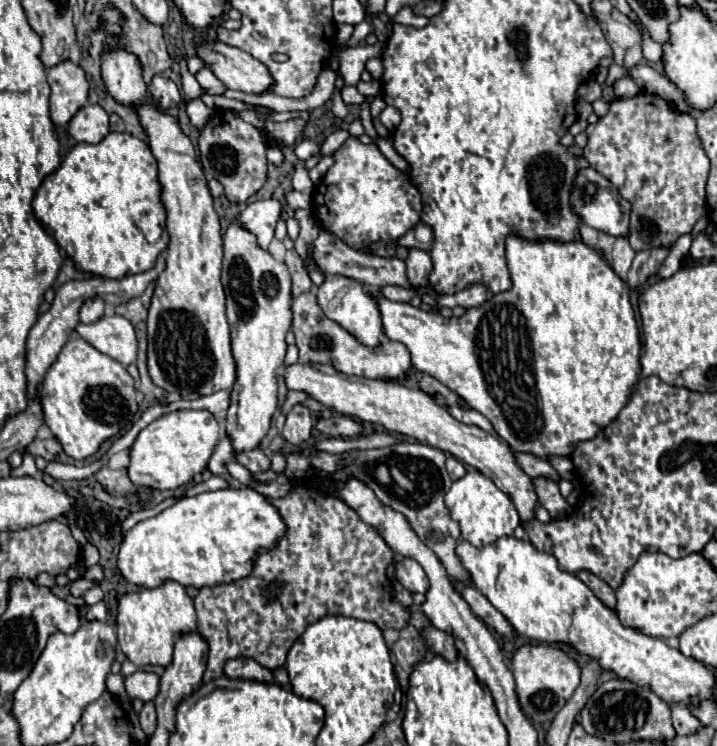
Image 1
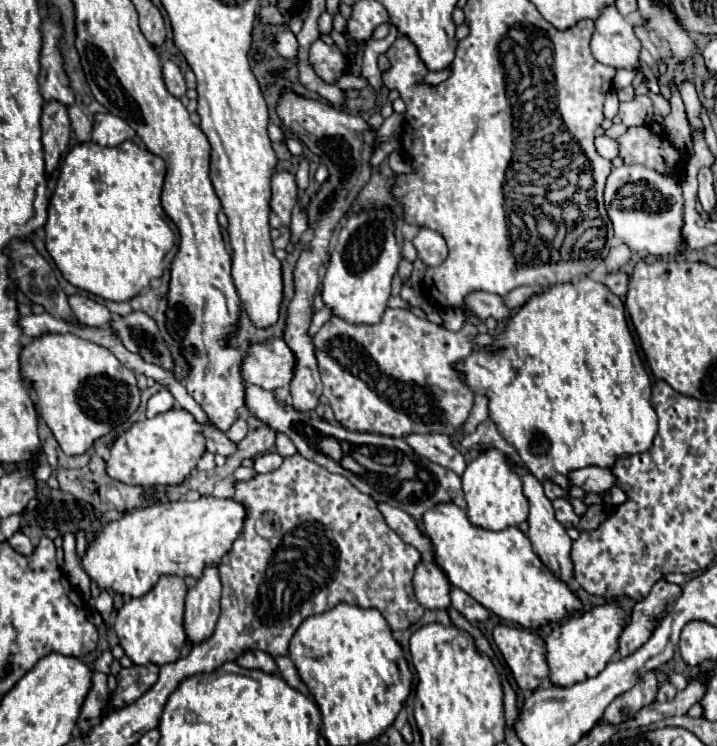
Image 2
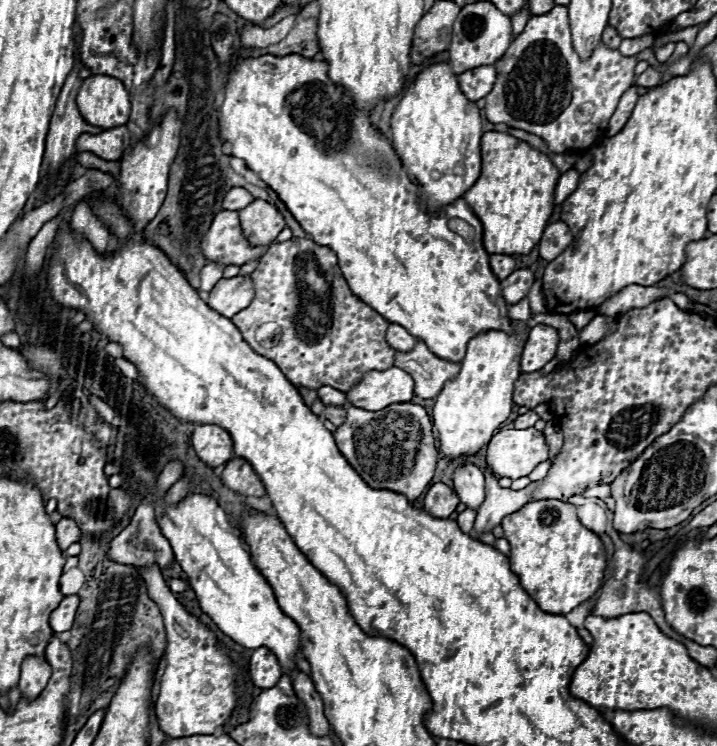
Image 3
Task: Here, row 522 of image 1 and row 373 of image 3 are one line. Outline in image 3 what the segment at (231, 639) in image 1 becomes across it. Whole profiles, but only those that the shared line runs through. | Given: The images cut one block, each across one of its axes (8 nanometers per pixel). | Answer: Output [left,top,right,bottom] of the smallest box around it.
[230,238,396,392]

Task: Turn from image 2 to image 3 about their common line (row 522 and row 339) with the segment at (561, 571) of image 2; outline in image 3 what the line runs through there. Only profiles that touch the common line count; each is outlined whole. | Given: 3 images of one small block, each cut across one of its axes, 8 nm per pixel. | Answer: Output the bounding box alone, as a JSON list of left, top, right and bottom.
[520,324,560,372]

